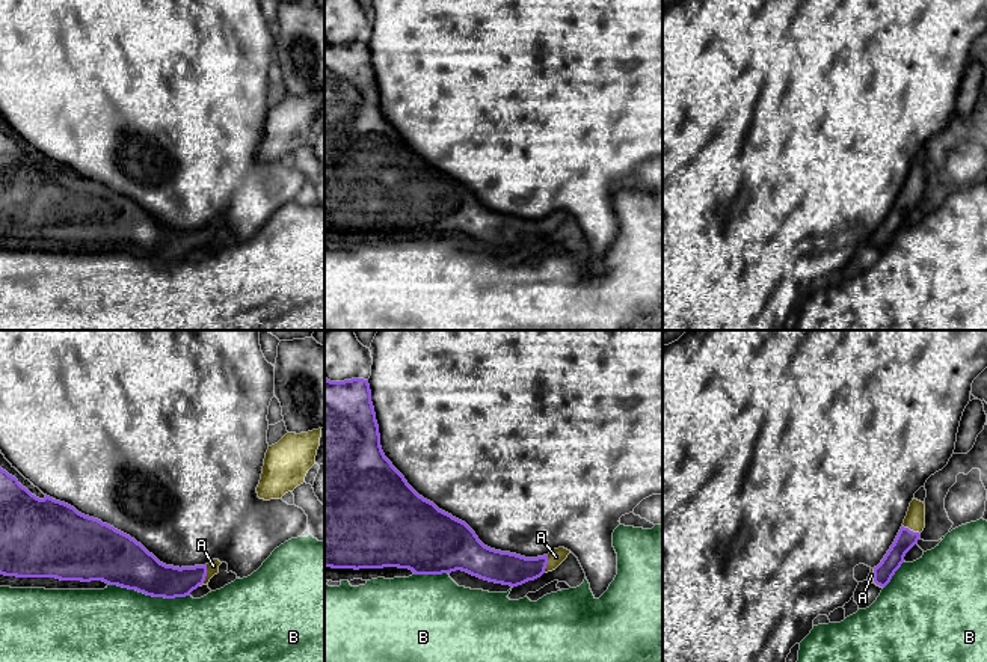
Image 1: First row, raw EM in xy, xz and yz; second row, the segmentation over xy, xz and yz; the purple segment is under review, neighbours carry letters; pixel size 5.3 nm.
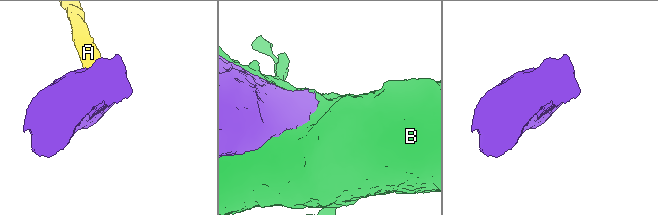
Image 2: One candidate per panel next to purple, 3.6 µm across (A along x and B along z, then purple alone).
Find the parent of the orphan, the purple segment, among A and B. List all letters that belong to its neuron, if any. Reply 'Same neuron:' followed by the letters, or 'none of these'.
Same neuron: A

